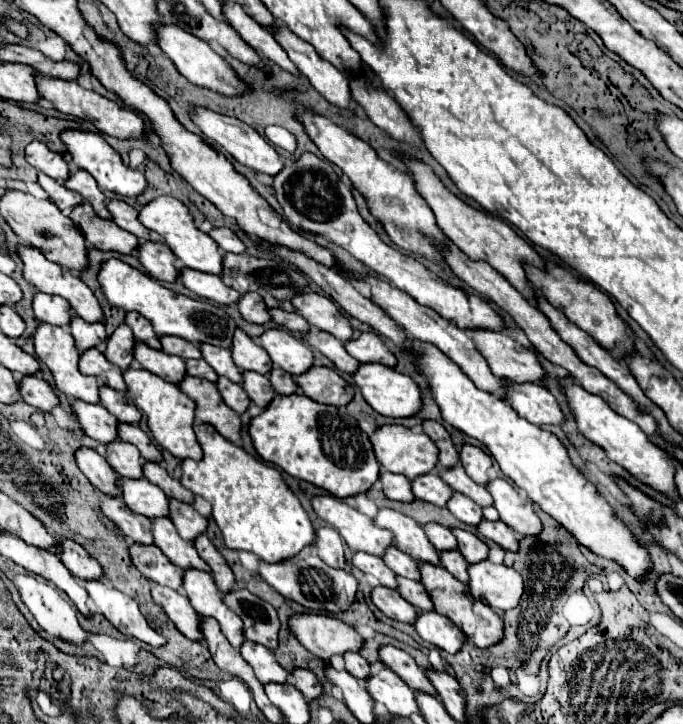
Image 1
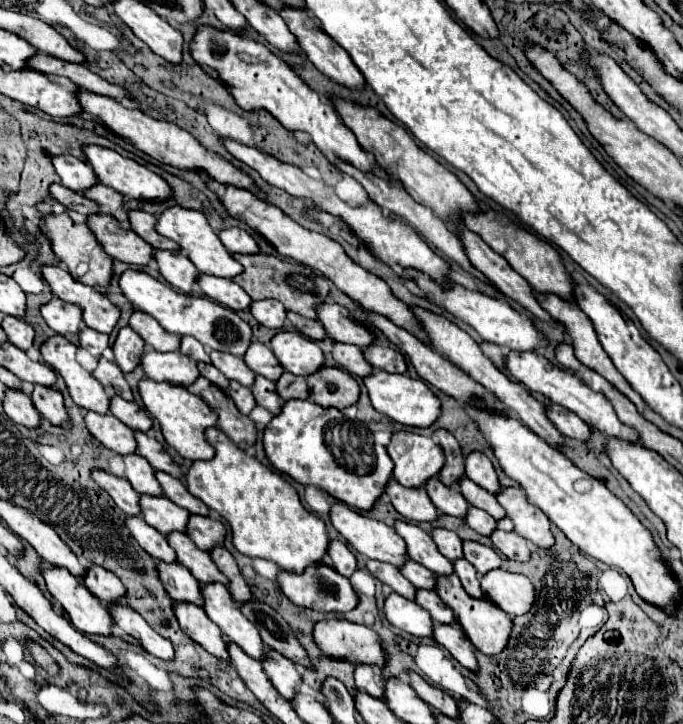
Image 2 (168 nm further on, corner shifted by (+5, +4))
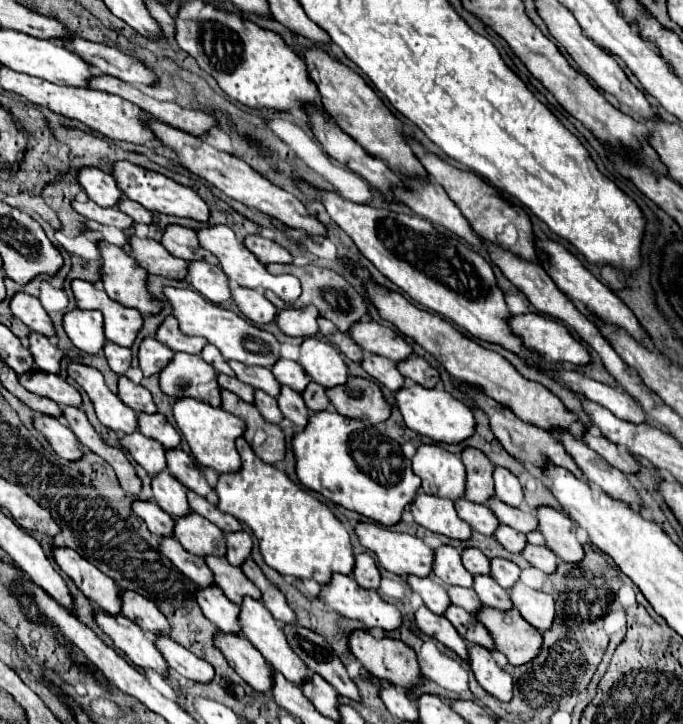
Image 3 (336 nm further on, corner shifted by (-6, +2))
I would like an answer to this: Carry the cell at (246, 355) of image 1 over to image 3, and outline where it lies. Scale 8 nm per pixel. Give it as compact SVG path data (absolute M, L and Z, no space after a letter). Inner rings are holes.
M281 358L273 368L271 372L275 374L275 378L285 384L285 386L291 386L293 390L297 392L303 392L307 388L307 384L311 382L311 376L303 370L301 364L297 362L291 362L291 360L285 360Z

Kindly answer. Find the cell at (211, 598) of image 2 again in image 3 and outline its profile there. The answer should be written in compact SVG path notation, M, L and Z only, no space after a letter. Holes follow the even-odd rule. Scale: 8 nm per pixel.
M243 598L243 604L241 604L241 614L239 614L239 622L241 622L241 628L243 628L243 636L263 654L263 658L277 670L281 672L289 682L295 682L297 686L305 684L307 678L311 678L311 672L309 668L301 662L301 658L297 658L297 654L291 650L291 646L287 644L287 638L283 634L283 628L281 624L271 616L271 612L257 600L253 598Z

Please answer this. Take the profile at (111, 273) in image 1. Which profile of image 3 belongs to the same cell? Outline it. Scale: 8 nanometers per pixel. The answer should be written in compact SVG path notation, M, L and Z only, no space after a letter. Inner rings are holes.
M165 288L165 296L173 306L173 316L179 320L181 332L189 336L203 336L213 346L221 350L225 360L237 360L247 366L263 366L271 368L281 358L281 344L277 338L257 326L253 326L249 320L237 316L231 310L225 310L209 300L205 300L199 292L189 288Z

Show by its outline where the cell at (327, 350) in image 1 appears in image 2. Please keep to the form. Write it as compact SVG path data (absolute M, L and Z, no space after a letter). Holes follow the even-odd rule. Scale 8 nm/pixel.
M334 342L332 346L332 356L334 360L348 370L354 376L366 376L368 372L372 372L372 366L364 360L362 356L362 348L352 346L352 344L342 344L342 342Z

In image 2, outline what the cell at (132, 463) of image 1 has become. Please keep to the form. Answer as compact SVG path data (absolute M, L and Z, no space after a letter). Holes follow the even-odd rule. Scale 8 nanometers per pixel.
M126 454L122 458L124 458L124 464L126 464L124 476L136 492L152 494L152 496L162 494L160 484L156 484L156 478L154 478L154 468L148 464L146 458L142 458L140 454Z

